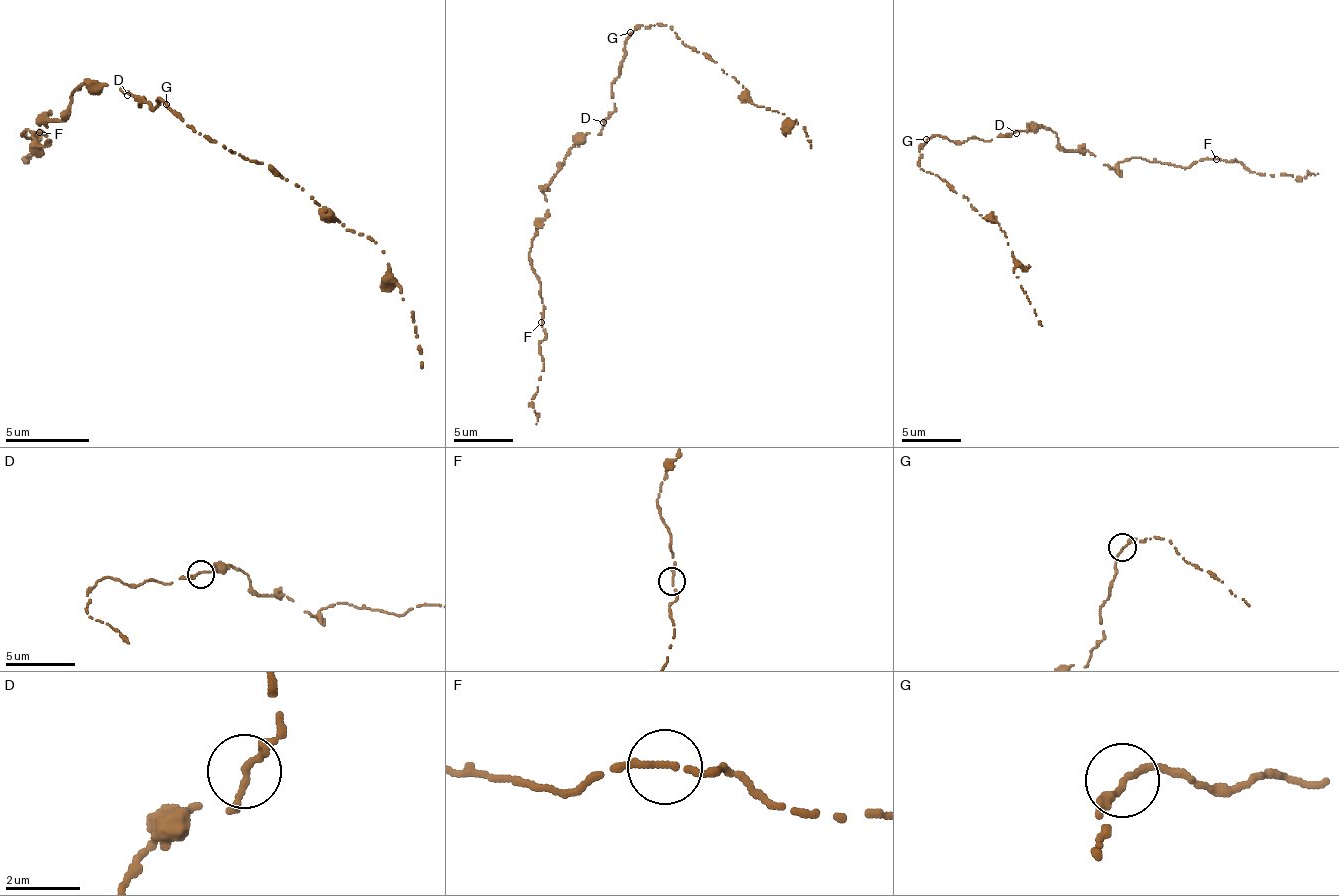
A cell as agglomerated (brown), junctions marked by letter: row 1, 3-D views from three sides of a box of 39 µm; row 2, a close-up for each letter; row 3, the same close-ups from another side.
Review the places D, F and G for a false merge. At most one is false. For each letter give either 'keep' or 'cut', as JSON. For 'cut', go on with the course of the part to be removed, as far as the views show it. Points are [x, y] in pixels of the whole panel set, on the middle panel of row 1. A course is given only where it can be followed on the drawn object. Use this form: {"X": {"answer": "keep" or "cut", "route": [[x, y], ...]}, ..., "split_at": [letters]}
{"D": {"answer": "keep"}, "F": {"answer": "keep"}, "G": {"answer": "keep"}, "split_at": []}

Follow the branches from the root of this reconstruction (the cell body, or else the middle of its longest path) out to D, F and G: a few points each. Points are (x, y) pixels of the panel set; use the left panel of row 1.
D: (140, 107), (144, 99), (127, 95)
F: (140, 107), (85, 82), (43, 120), (43, 145), (23, 137), (39, 145), (39, 132)
G: (140, 107), (140, 103), (157, 107), (157, 99), (165, 103)

